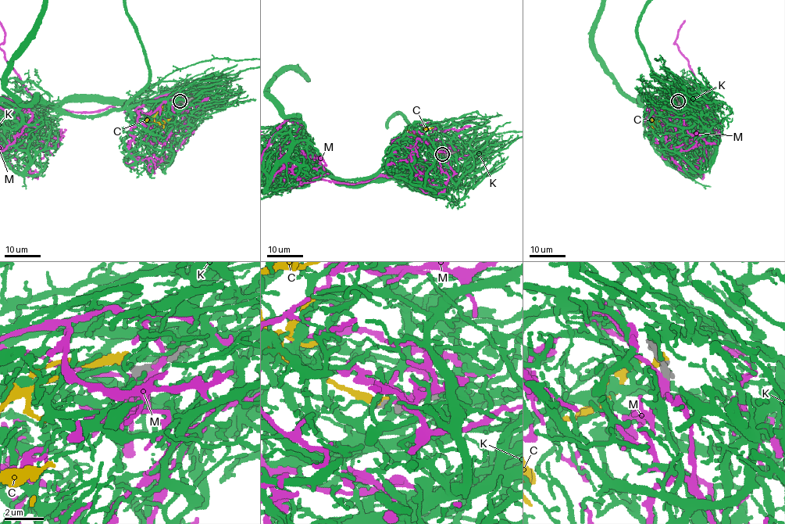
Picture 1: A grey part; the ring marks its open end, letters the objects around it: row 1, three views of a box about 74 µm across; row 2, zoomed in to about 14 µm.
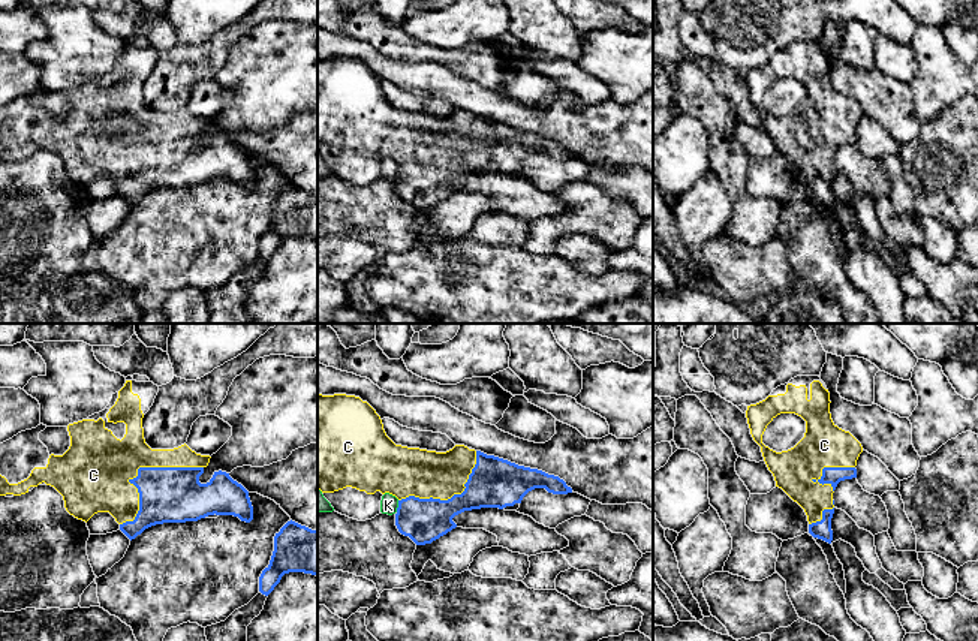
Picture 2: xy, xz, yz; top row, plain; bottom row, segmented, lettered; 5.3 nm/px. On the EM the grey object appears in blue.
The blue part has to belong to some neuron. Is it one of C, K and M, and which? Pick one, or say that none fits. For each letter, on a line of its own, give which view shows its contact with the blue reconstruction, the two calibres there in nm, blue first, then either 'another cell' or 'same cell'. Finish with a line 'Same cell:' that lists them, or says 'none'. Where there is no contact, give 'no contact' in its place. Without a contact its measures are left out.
C: contact in xy; calibres 300 and 380 nm; same cell
K: contact in xz; calibres 240 and 100 nm; another cell
M: no contact; another cell
Same cell: C

